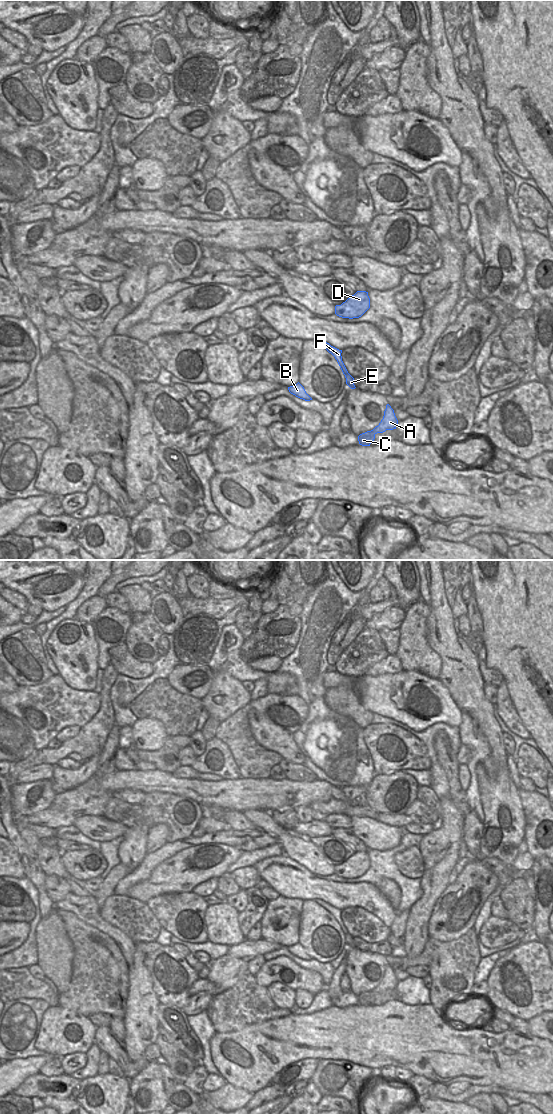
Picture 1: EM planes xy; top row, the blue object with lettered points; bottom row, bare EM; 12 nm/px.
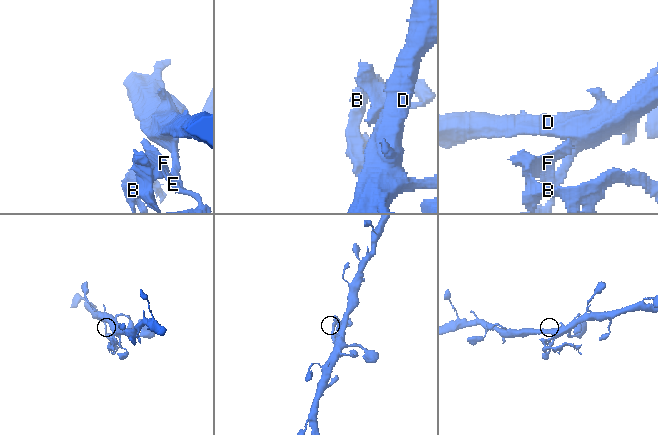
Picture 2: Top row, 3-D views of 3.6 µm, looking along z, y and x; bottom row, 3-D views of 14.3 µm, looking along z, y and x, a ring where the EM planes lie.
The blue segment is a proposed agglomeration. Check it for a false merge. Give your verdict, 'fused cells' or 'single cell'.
fused cells

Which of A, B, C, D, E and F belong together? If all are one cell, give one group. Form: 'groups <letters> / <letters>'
groups A C D E / B F

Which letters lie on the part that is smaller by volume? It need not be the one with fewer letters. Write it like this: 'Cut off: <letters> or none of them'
Cut off: B, F

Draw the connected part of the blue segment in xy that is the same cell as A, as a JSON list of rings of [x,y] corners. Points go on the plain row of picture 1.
[[[389,964],[386,965],[386,969],[384,971],[384,976],[378,986],[376,986],[373,990],[362,993],[358,996],[359,1004],[362,1006],[370,1006],[371,1003],[374,1002],[375,995],[377,993],[383,993],[386,990],[396,989],[398,985],[398,980],[395,976],[394,970],[391,968]]]

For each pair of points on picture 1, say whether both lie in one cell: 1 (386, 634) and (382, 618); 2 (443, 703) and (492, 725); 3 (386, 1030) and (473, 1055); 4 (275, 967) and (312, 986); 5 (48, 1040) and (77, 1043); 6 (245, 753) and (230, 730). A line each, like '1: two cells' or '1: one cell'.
1: two cells
2: two cells
3: one cell
4: one cell
5: one cell
6: one cell

